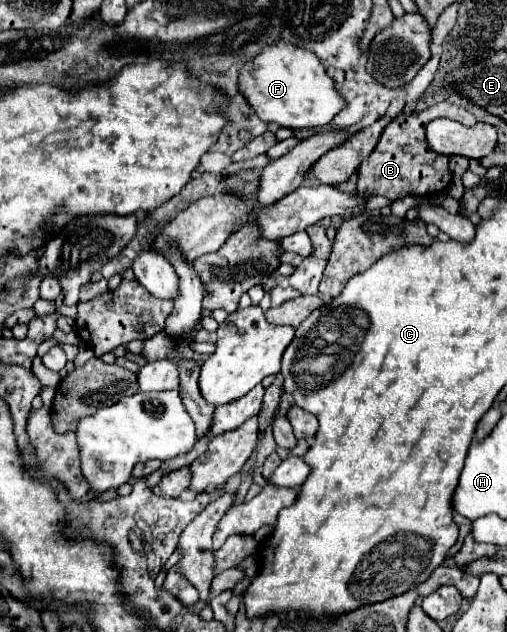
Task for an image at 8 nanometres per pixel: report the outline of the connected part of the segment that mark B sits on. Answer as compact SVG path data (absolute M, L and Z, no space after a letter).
M436 103L424 111L418 113L400 113L394 117L386 129L380 135L380 141L376 149L370 153L370 157L358 167L358 193L360 195L382 195L390 201L402 199L406 195L428 195L434 191L448 189L452 181L452 173L448 169L448 157L434 153L426 139L424 131L430 121L436 117L446 117L446 119L458 119L464 125L476 125L478 119L464 107L454 105L454 103Z

